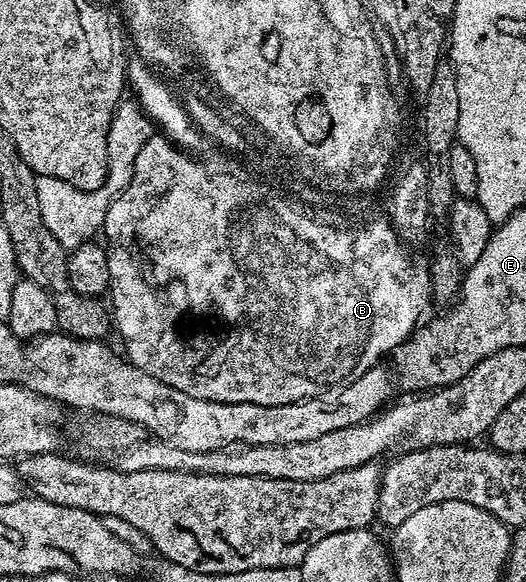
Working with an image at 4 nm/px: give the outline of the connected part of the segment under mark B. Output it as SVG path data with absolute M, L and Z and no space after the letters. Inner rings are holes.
M153 135L145 143L145 147L141 147L141 155L137 155L137 163L133 167L133 179L129 179L129 183L125 187L125 191L121 191L121 195L117 195L115 202L109 207L109 211L103 220L103 227L101 230L102 236L107 236L105 240L105 248L107 251L107 258L109 259L109 279L111 280L111 288L109 290L109 298L111 297L111 305L109 301L109 309L113 314L113 325L119 333L123 336L123 345L125 356L128 361L137 363L139 368L144 369L149 375L154 377L162 377L164 379L170 378L172 373L174 384L178 385L181 391L185 391L185 395L193 395L197 399L205 399L206 401L225 401L228 400L230 389L239 389L237 393L237 400L241 403L261 403L265 407L273 407L281 403L297 403L304 401L310 397L316 397L322 393L326 393L329 389L342 386L344 383L352 380L354 377L365 375L365 371L369 371L373 365L380 364L382 353L390 354L392 351L399 348L412 333L415 332L417 326L424 320L423 312L427 309L427 304L432 304L433 298L431 296L431 270L428 262L414 261L409 254L406 253L404 242L401 241L395 230L392 229L390 220L385 219L381 225L375 225L375 229L367 229L367 233L355 233L355 237L351 237L351 232L347 227L343 228L340 233L331 233L331 229L319 229L319 225L311 225L311 217L303 221L303 217L299 217L299 213L295 210L299 207L298 204L283 205L283 201L275 201L275 197L267 197L267 193L263 193L266 184L260 183L258 180L253 181L247 185L239 185L237 178L218 176L209 168L202 160L196 159L189 152L184 152L164 135ZM167 361L175 361L175 366L170 369L167 366Z

